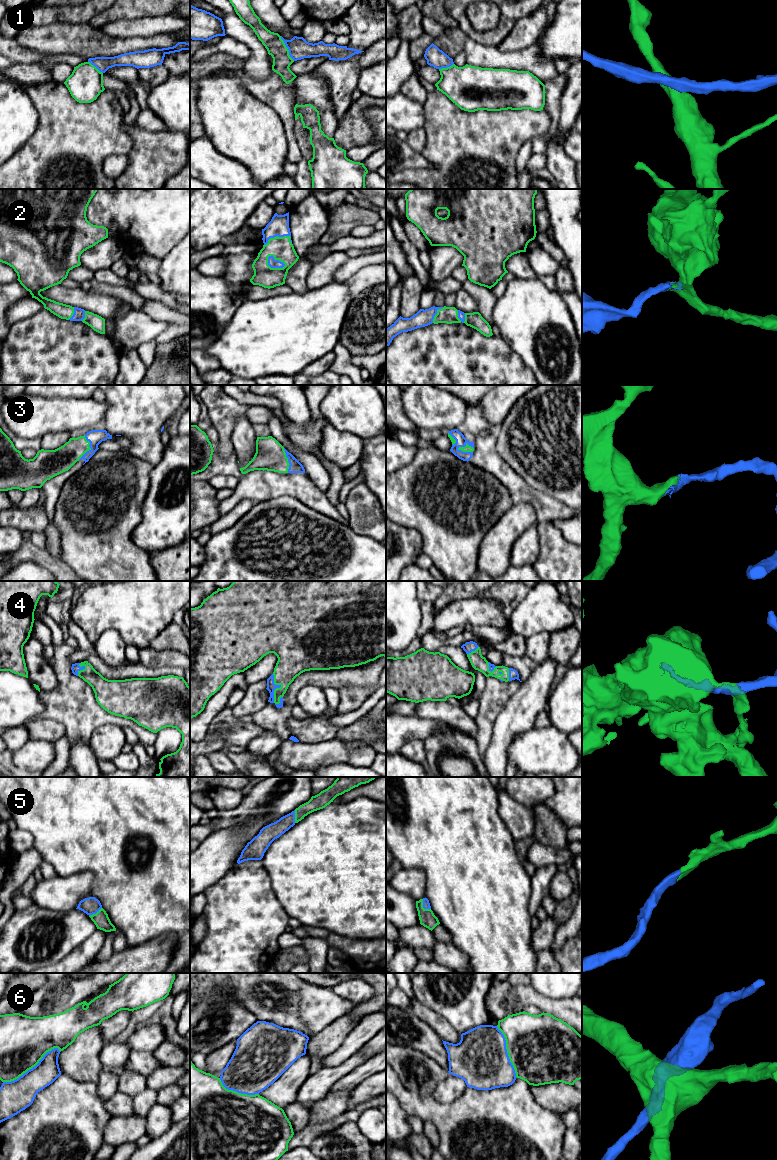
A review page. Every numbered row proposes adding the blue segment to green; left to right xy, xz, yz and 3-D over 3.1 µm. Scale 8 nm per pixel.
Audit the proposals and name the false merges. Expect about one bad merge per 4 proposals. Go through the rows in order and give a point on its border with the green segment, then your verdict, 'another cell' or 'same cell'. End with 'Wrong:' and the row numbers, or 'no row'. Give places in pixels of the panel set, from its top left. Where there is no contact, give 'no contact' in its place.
1: xz (287, 48) | another cell
2: xz (276, 259) | same cell
3: yz (466, 445) | same cell
4: xz (276, 688) | same cell
5: yz (422, 907) | same cell
6: xy (32, 1067) | another cell
Wrong: 1, 6

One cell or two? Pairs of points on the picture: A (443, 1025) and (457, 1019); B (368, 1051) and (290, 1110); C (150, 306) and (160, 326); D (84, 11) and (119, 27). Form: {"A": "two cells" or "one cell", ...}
{"A": "two cells", "B": "two cells", "C": "two cells", "D": "two cells"}

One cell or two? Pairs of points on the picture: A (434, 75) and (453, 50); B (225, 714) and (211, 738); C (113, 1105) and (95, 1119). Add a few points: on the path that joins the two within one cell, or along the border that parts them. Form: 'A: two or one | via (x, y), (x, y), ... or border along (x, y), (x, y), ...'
A: two | border along (427, 63), (438, 69)
B: one | via (220, 720), (214, 726), (212, 732)
C: two | border along (97, 1088), (111, 1115), (103, 1133)

